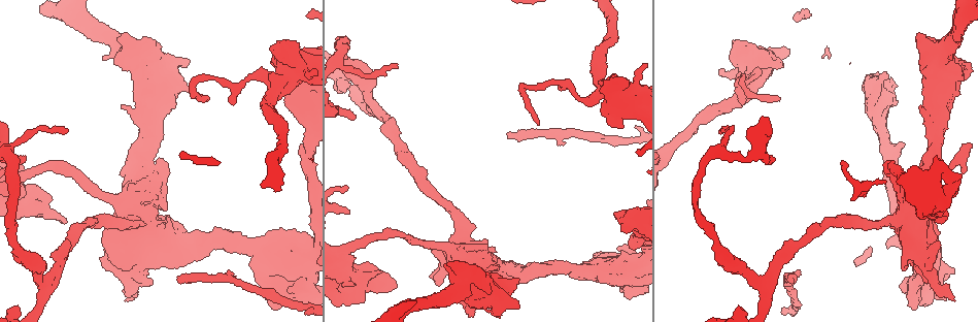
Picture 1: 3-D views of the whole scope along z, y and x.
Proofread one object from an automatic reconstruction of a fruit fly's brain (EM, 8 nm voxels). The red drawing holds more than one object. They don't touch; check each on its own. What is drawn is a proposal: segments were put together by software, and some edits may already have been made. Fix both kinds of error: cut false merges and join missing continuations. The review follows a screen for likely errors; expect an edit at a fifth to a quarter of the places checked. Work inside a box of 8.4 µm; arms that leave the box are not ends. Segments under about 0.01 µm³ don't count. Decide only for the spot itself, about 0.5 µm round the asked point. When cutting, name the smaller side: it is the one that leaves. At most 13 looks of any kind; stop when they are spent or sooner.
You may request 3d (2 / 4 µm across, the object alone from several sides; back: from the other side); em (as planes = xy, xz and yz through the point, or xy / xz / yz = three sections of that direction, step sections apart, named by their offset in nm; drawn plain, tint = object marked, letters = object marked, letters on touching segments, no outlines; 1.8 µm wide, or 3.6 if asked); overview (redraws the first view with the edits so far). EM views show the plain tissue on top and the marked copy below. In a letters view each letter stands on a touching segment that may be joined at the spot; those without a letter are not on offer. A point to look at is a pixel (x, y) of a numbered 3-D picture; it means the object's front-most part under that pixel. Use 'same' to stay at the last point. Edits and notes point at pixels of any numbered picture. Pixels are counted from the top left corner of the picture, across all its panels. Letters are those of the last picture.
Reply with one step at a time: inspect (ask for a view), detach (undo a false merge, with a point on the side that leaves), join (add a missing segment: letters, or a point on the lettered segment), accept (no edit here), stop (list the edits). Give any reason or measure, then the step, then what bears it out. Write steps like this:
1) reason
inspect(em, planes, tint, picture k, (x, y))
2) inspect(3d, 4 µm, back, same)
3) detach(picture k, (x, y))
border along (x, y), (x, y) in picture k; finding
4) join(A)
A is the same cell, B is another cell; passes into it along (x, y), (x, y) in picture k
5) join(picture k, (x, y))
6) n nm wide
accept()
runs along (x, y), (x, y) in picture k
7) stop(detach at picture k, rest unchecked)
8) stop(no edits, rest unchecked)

branch stops here
inspect(em, 3.6 µm, planes, letters, picture 1, (868, 101))

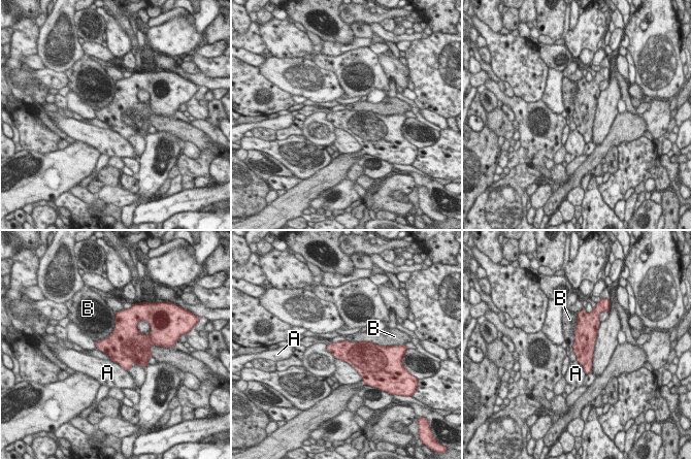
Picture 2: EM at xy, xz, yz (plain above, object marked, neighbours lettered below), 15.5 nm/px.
320 nm wide
accept()
A and B are other cells; border along (116, 313), (112, 332), (96, 343) in picture 2; no lettered segment goes on from it

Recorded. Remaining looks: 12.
thick end
inspect(3d, 4 µm, picture 1, (614, 127))

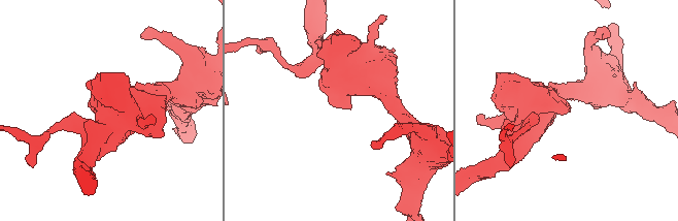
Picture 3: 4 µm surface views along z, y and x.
now the EM
inspect(em, 3.6 µm, xy, step 4, tint, picture 3, (340, 107))

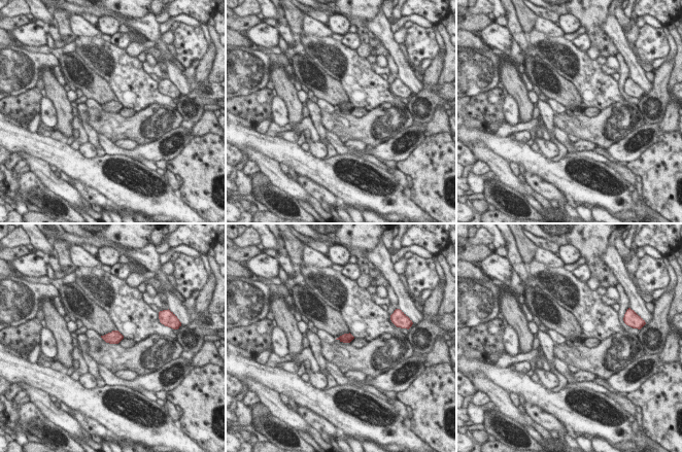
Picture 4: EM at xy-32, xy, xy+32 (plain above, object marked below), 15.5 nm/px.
inspect(em, 3.6 µm, planes, letters, same)

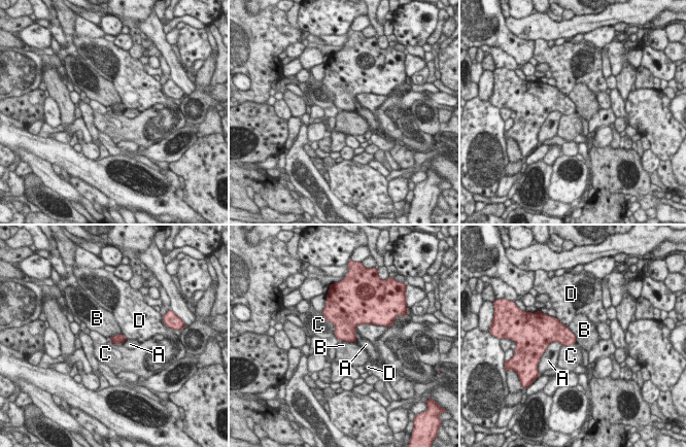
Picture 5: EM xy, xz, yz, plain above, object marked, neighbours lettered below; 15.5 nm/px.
accept()
A, B, C and D are other cells; border along (567, 327), (574, 335), (576, 341) in picture 5; none of them fits

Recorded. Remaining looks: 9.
free end
inspect(3d, 4 µm, back, picture 1, (538, 124))

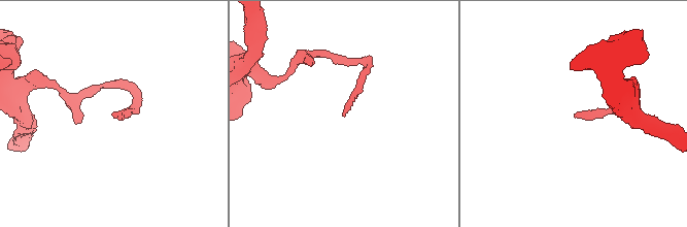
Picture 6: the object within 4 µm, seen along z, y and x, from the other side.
inspect(em, xz, step 4, letters, picture 6, (112, 114))

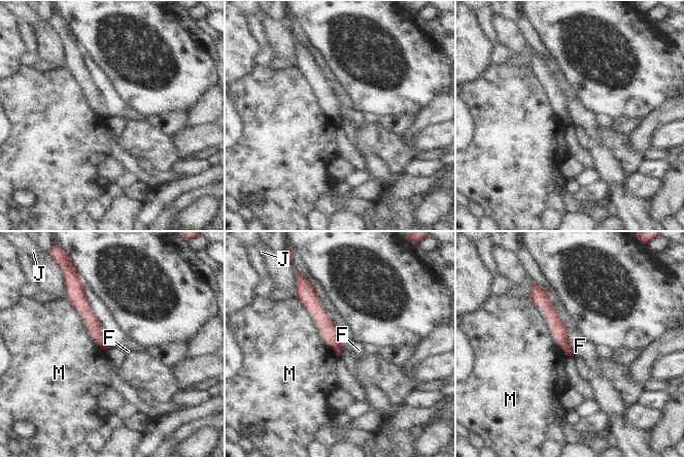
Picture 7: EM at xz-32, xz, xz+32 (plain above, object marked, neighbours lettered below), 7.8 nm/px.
another direction
inspect(em, planes, letters, same)

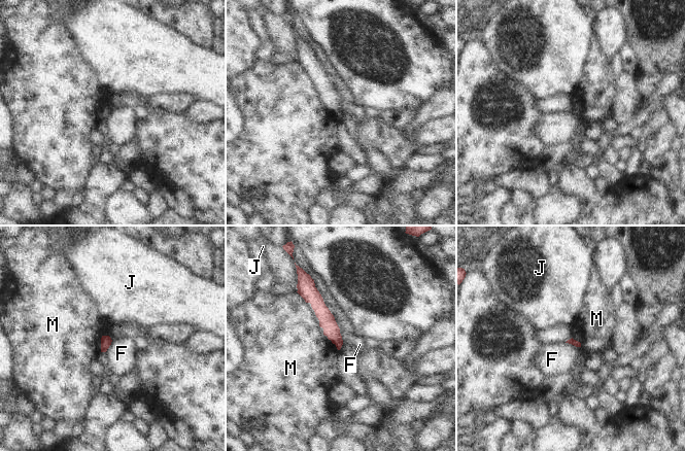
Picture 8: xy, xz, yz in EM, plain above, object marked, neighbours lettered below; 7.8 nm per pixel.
accept()
F, J and M are other cells; runs along (309, 288), (339, 344) in picture 8; none of them fits

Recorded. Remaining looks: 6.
branch stops here
inspect(3d, 4 µm, back, picture 1, (178, 281))

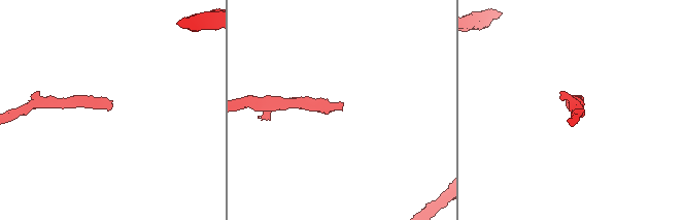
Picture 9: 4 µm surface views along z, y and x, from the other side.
need the tissue
inspect(em, planes, letters, picture 9, (342, 108))

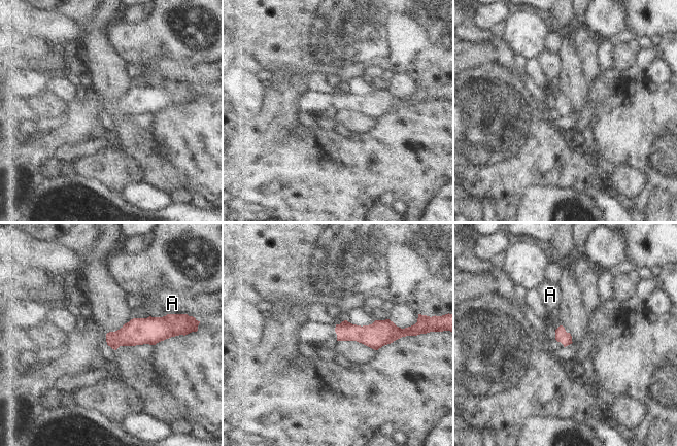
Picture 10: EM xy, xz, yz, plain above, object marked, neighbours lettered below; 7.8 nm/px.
accept()
A is another cell; none of them fits

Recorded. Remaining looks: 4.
an open end
inspect(3d, 4 µm, picture 1, (348, 214))

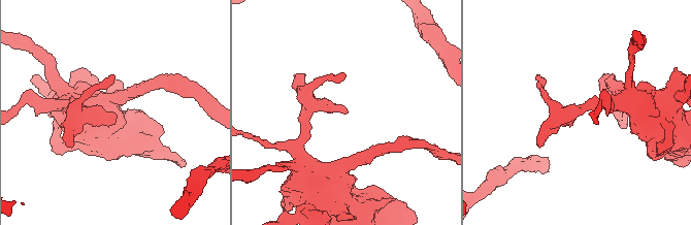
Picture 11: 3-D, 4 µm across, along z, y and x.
now the EM
inspect(em, 3.6 µm, planes, letters, picture 11, (346, 112))

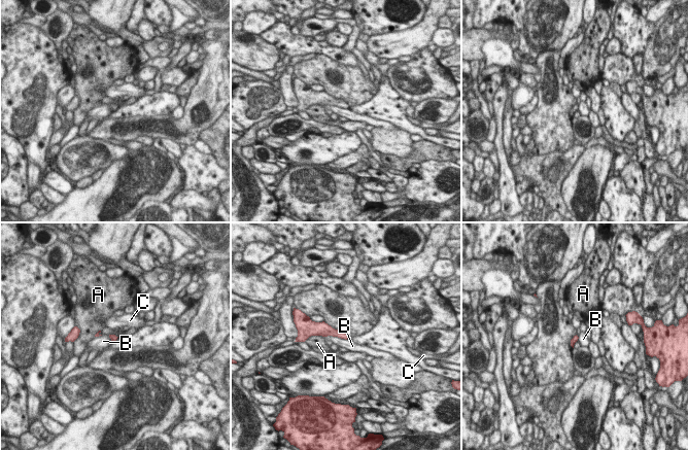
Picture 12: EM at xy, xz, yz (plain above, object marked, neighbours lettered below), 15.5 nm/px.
B touches over 380 nm
accept()
A, B and C are other cells; none of them fits

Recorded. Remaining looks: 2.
stop(no edits, rest unchecked)

